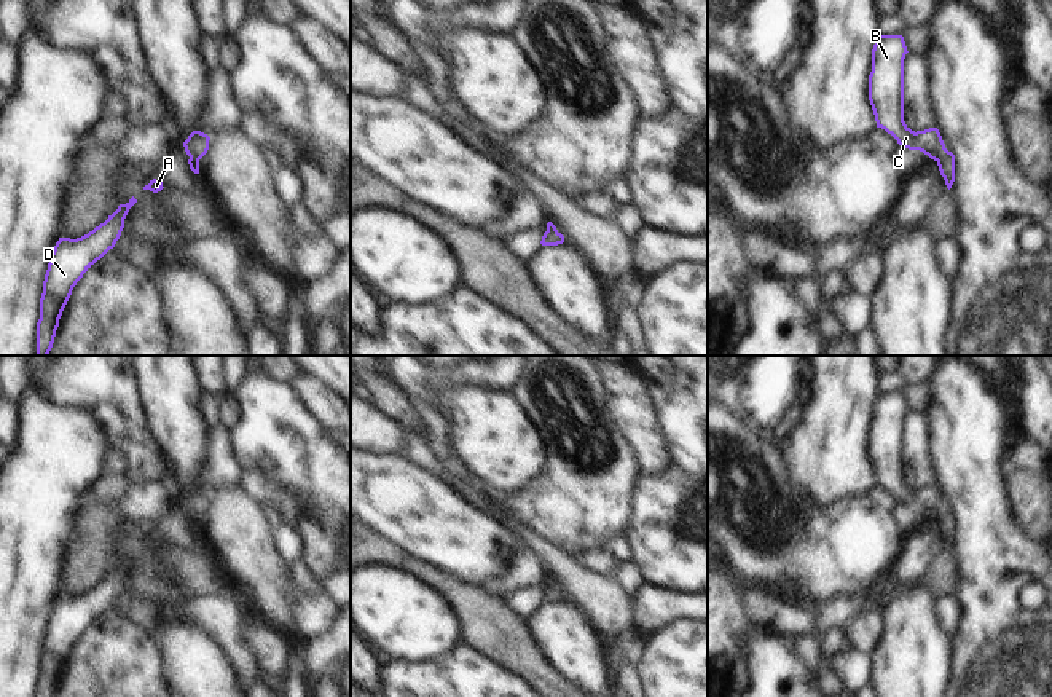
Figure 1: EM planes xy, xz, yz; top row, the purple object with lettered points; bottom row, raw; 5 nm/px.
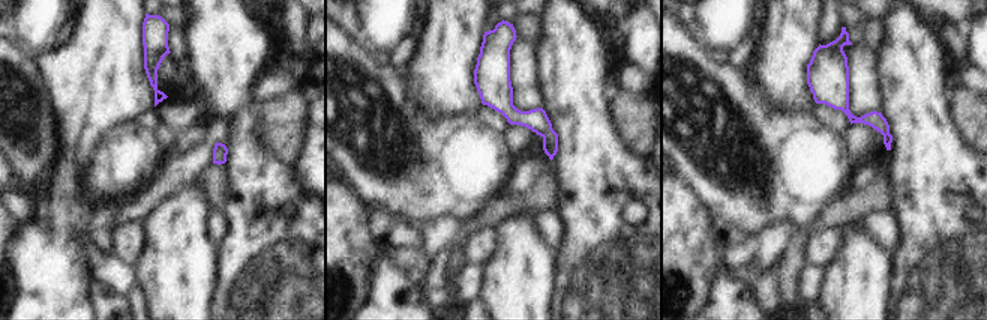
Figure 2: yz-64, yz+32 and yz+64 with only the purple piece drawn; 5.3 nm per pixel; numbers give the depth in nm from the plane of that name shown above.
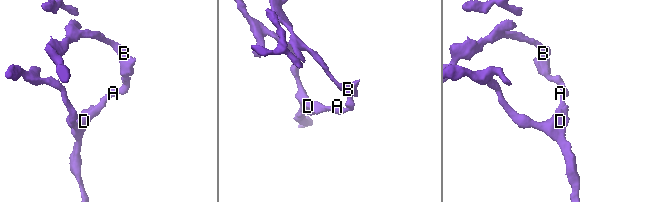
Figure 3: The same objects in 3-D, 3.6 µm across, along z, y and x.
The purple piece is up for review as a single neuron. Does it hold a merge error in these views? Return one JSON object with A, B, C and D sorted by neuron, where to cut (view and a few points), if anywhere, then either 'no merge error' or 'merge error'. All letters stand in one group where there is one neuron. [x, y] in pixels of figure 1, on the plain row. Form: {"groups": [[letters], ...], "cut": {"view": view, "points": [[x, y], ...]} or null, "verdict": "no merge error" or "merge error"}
{"groups": [["A", "B", "C", "D"]], "cut": null, "verdict": "no merge error"}

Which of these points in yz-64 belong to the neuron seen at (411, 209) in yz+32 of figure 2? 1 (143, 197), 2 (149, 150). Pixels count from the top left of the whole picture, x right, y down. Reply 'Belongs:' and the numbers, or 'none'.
Belongs: 2

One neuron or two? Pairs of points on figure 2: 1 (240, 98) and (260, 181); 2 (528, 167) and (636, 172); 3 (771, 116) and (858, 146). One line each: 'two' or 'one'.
1: one
2: two
3: two

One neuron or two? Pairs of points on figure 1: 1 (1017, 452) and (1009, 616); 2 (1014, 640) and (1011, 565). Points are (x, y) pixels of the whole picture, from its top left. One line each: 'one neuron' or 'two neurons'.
1: two neurons
2: one neuron

